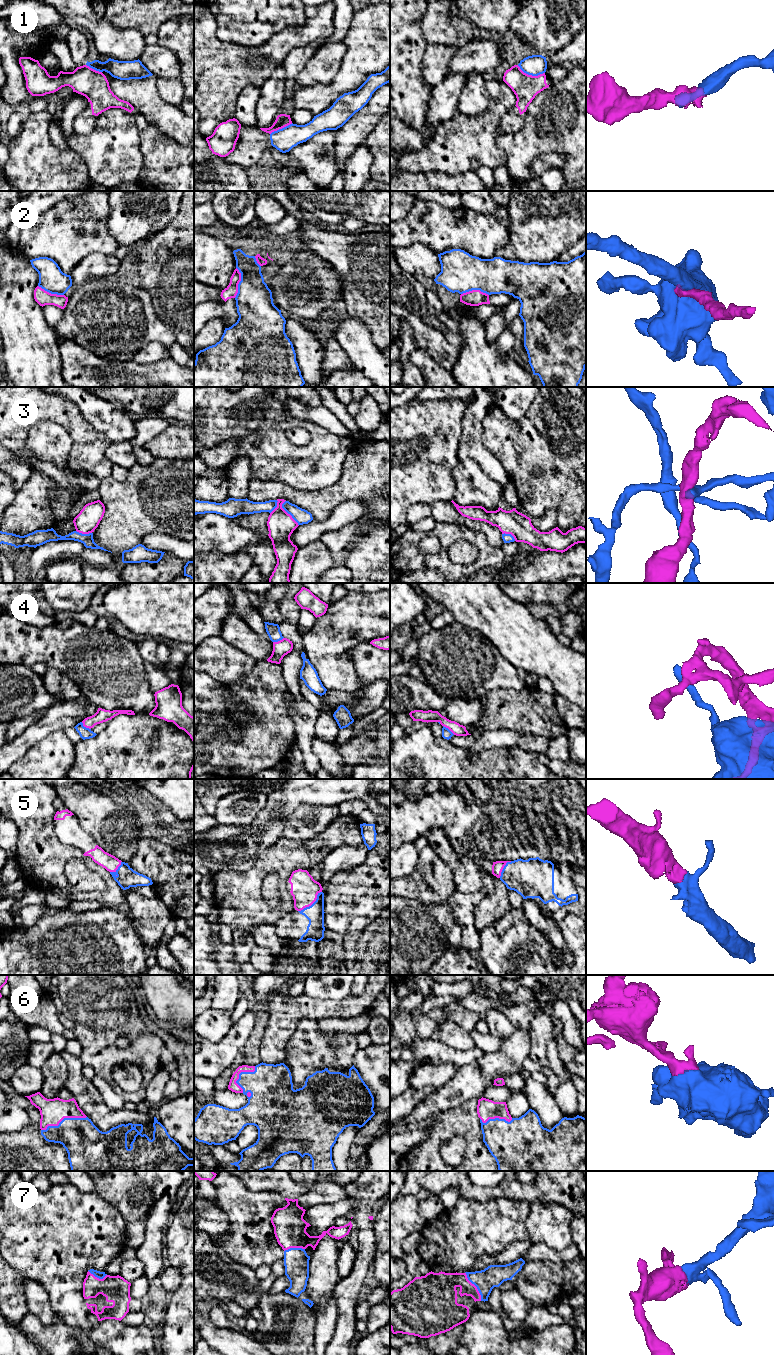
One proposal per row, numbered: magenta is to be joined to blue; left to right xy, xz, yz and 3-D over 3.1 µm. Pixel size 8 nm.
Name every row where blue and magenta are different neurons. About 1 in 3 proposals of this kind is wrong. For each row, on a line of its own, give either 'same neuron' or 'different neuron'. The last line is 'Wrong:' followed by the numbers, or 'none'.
1: different neuron
2: different neuron
3: different neuron
4: different neuron
5: same neuron
6: same neuron
7: same neuron
Wrong: 1, 2, 3, 4

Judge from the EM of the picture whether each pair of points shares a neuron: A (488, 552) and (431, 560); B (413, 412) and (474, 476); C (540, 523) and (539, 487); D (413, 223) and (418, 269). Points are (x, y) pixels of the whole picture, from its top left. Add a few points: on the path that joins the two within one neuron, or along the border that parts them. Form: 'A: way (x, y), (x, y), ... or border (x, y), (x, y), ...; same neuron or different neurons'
A: way (475, 566), (470, 570), (451, 570), (445, 564); same neuron
B: border (458, 460), (452, 471), (455, 483); different neurons
C: border (558, 511), (547, 509), (541, 515), (530, 518); different neurons
D: border (400, 247), (423, 243), (436, 253); different neurons

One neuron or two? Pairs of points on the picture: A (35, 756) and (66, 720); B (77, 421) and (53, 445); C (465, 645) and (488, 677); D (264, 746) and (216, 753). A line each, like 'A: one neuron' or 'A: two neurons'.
A: two neurons
B: two neurons
C: one neuron
D: one neuron

